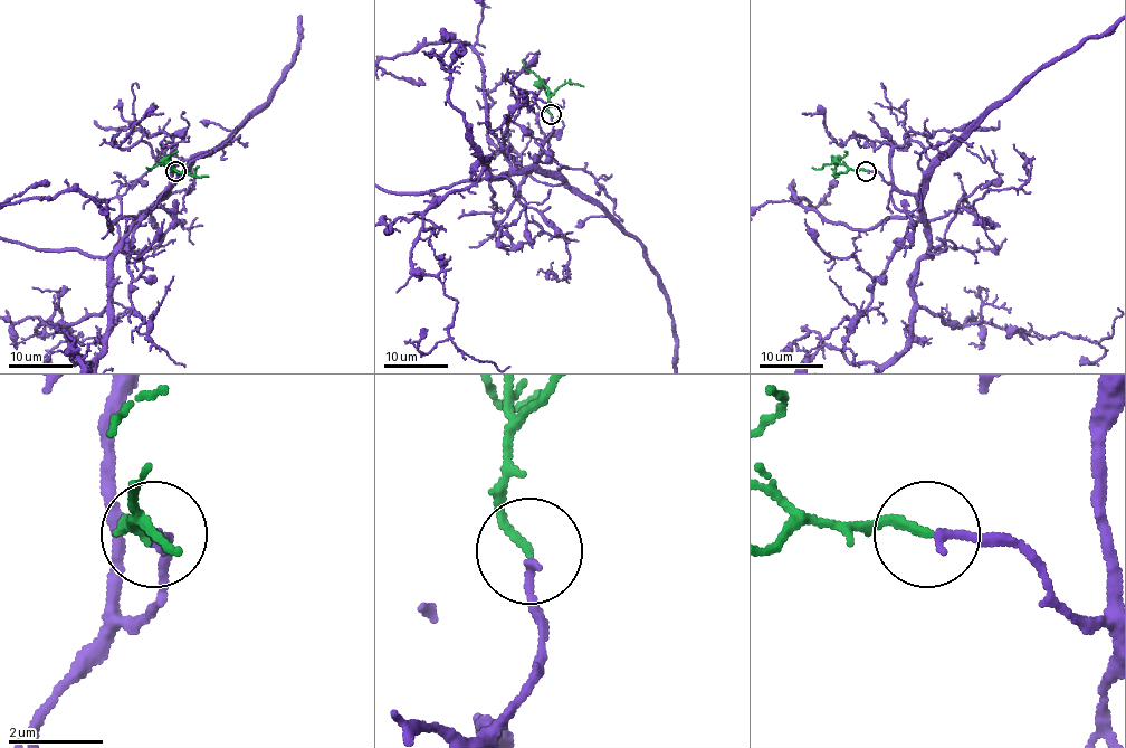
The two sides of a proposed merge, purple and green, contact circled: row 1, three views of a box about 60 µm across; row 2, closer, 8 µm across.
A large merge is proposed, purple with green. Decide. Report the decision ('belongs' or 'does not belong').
belongs

